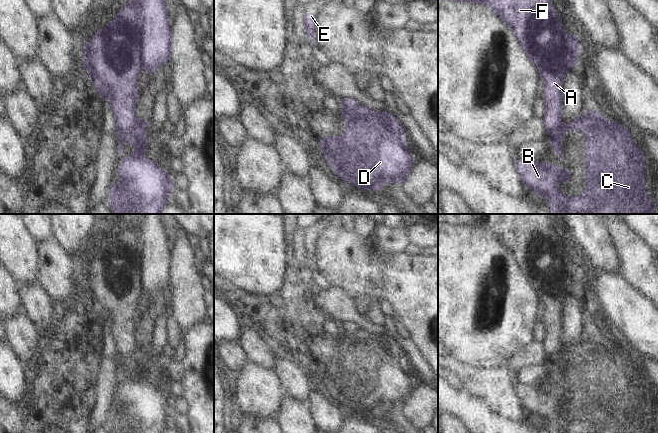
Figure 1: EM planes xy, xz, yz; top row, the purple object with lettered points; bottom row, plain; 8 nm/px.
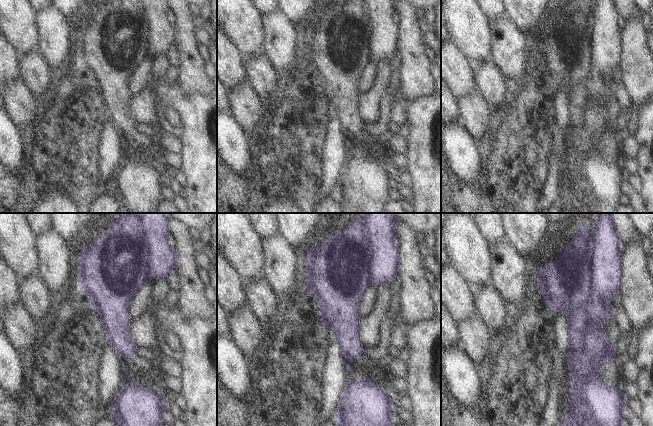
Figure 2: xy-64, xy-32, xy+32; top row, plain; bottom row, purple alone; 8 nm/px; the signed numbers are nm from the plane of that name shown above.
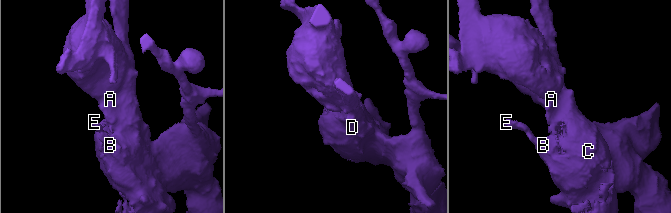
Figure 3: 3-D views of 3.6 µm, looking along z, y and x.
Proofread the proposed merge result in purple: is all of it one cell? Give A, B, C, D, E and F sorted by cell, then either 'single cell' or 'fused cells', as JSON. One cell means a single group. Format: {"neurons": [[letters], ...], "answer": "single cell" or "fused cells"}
{"neurons": [["A", "F"], ["B", "C", "D", "E"]], "answer": "fused cells"}

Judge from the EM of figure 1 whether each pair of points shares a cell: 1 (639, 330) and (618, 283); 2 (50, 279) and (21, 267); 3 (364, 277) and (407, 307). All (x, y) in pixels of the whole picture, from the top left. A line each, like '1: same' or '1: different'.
1: same
2: different
3: same

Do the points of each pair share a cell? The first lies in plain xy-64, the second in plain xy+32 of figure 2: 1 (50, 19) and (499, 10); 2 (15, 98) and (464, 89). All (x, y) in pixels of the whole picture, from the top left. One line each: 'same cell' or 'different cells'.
1: different cells
2: different cells

